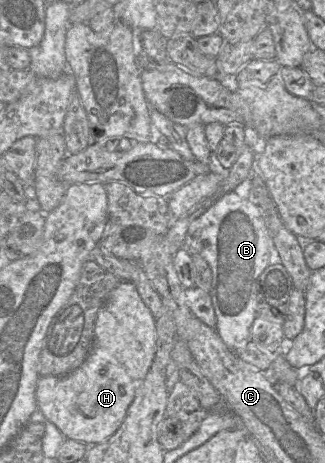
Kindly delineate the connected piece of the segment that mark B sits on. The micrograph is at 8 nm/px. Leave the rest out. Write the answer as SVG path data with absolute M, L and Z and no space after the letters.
M234 191L227 192L190 223L182 248L191 254L201 255L209 264L212 270L210 296L217 320L216 332L229 349L242 351L251 340L251 327L258 316L257 279L275 258L279 258L262 211L253 199L243 199Z

